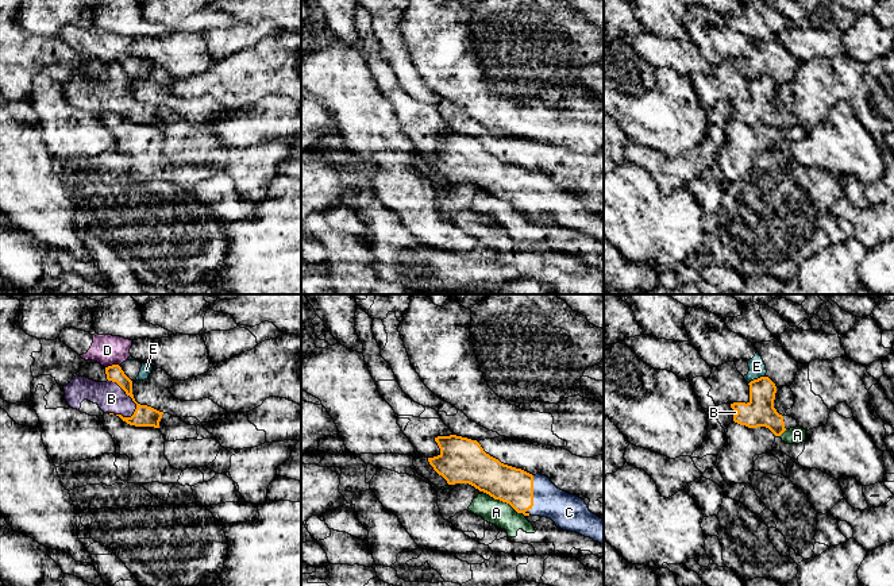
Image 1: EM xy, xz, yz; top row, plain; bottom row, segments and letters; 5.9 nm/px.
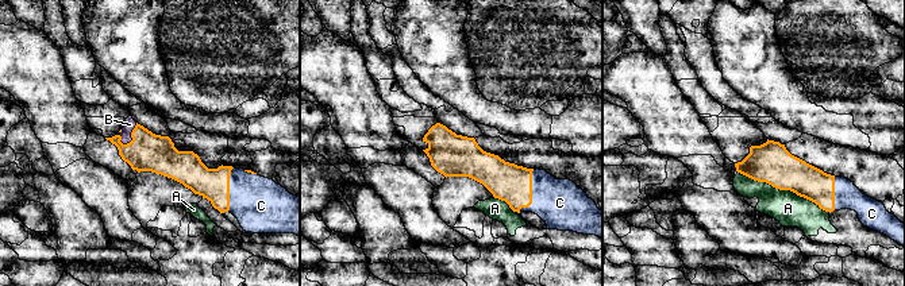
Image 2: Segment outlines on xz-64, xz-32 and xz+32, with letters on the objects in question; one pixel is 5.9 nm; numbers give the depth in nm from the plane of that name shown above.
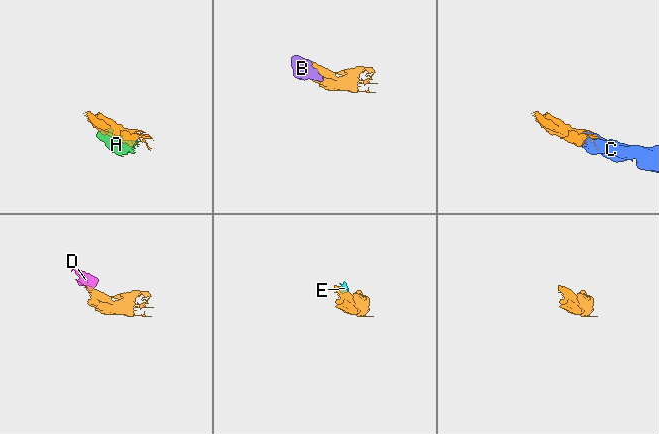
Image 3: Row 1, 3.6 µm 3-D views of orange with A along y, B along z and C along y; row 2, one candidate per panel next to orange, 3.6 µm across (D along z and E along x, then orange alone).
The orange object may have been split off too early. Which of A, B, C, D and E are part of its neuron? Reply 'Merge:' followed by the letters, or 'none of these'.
Merge: B, C

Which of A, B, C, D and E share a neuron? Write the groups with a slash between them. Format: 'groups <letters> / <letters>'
groups A / B C / D E

